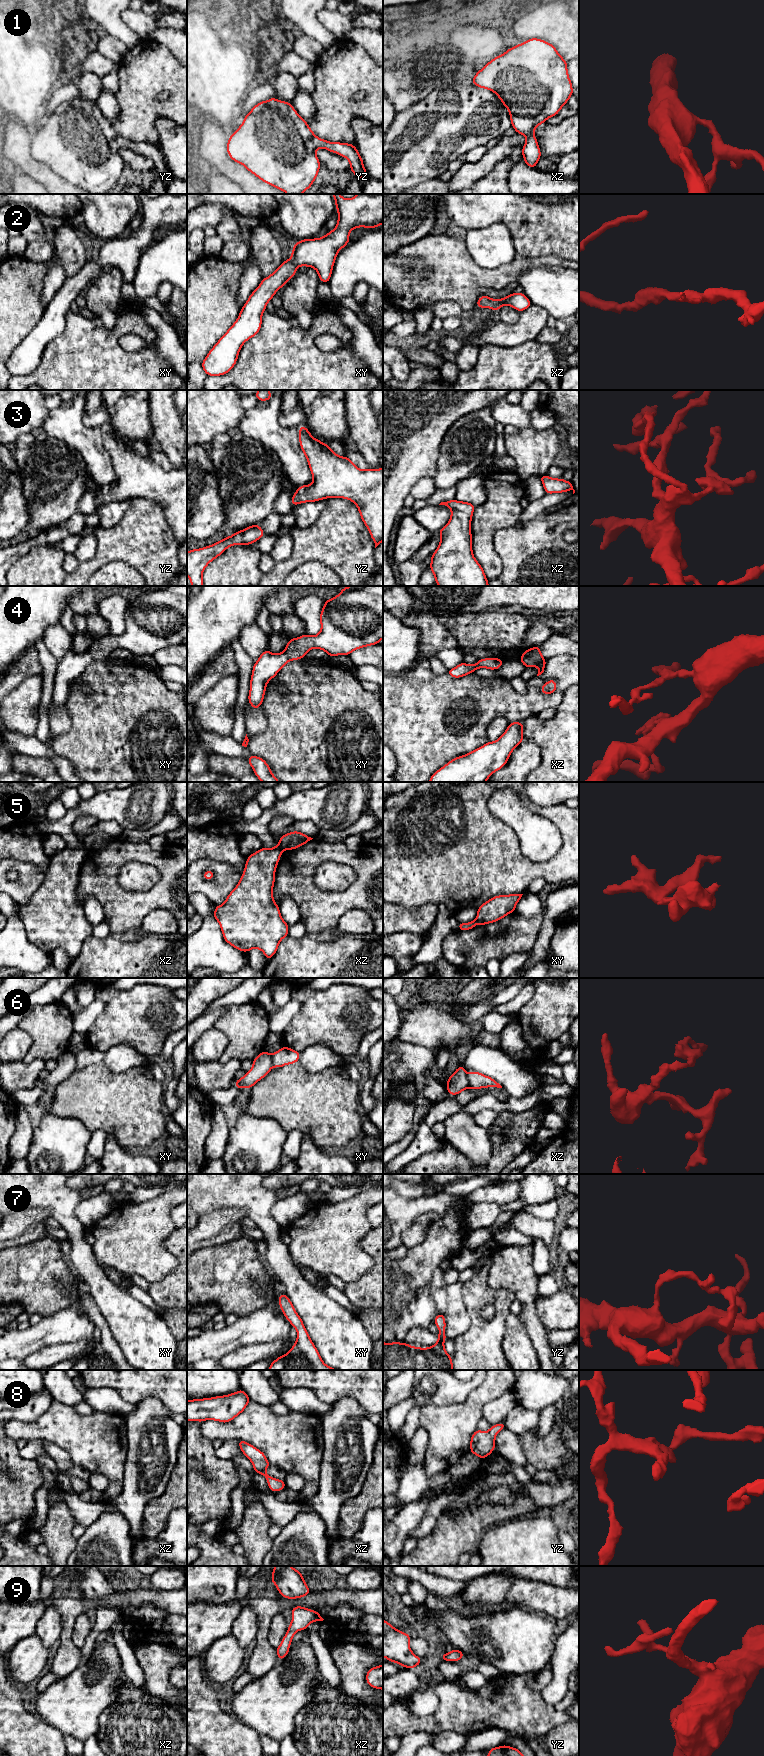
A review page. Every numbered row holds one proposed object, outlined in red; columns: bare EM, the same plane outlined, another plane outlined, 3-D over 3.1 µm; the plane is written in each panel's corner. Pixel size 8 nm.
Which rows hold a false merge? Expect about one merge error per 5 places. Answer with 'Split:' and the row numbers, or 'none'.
Split: 5, 6

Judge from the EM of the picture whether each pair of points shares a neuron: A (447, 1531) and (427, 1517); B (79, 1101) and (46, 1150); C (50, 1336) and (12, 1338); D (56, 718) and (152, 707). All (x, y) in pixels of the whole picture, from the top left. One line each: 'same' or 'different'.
A: different
B: different
C: same
D: different

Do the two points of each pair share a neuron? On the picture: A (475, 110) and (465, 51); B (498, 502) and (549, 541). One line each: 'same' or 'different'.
A: different
B: different

